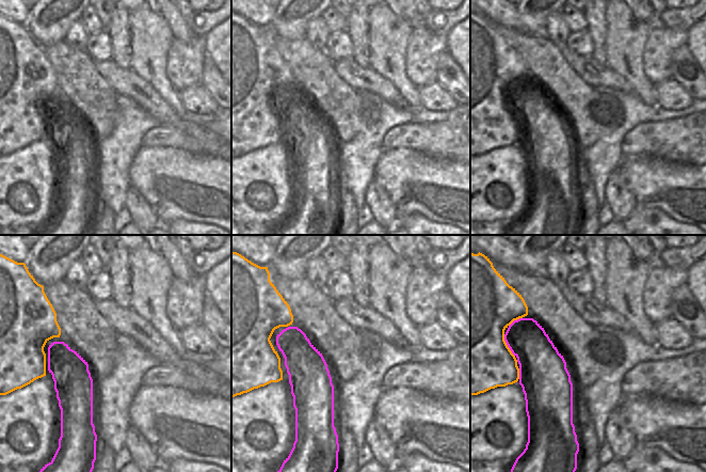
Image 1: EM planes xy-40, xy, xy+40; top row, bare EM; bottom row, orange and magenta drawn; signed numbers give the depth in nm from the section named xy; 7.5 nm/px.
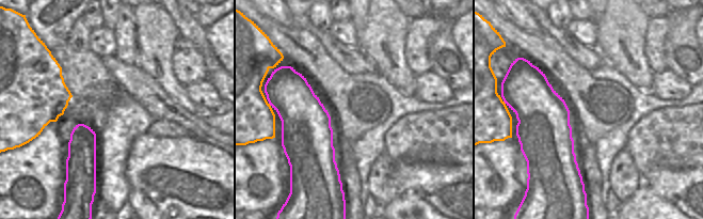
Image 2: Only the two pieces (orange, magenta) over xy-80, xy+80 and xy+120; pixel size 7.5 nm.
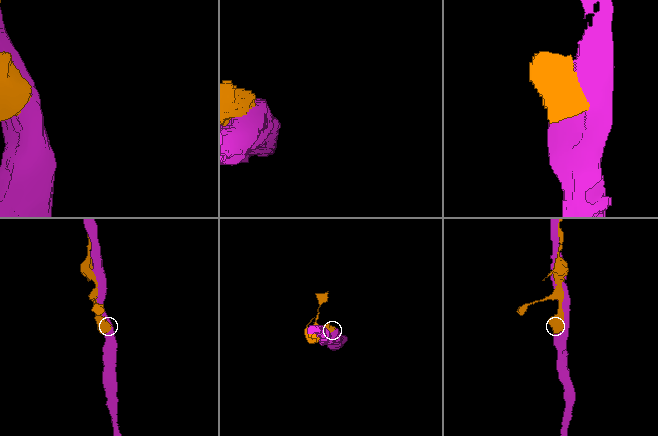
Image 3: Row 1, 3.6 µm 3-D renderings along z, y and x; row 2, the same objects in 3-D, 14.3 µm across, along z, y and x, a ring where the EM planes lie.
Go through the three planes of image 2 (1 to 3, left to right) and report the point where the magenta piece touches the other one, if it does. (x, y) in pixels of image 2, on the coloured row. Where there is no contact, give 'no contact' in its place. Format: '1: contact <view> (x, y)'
1: no contact
2: contact xy+80 (269, 105)
3: contact xy+120 (504, 103)

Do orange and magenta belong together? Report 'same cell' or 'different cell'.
same cell

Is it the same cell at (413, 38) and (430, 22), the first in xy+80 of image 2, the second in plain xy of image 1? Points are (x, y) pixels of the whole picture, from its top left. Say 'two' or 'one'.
two

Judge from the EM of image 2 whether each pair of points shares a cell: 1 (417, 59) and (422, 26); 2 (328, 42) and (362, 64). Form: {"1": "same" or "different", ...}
{"1": "same", "2": "same"}

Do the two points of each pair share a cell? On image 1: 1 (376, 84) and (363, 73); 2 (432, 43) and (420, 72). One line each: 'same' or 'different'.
1: same
2: same

